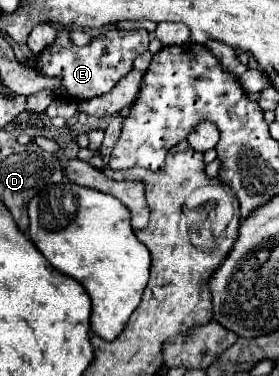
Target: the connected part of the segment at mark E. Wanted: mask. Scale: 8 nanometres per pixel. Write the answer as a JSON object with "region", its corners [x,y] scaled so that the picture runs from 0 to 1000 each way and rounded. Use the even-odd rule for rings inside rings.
{"region":[[[215,74],[201,106],[122,154],[122,176],[108,176],[108,181],[122,181],[136,197],[215,213],[215,261],[222,266],[294,271],[294,266],[323,266],[337,255],[366,255],[366,250],[394,245],[409,234],[409,223],[473,186],[487,149],[516,144],[530,133],[530,112],[538,112],[538,96],[516,74],[452,80],[452,85],[401,74],[401,80],[387,80],[387,90],[358,90],[323,117],[287,128],[287,122],[258,117],[251,85],[237,74]]]}

